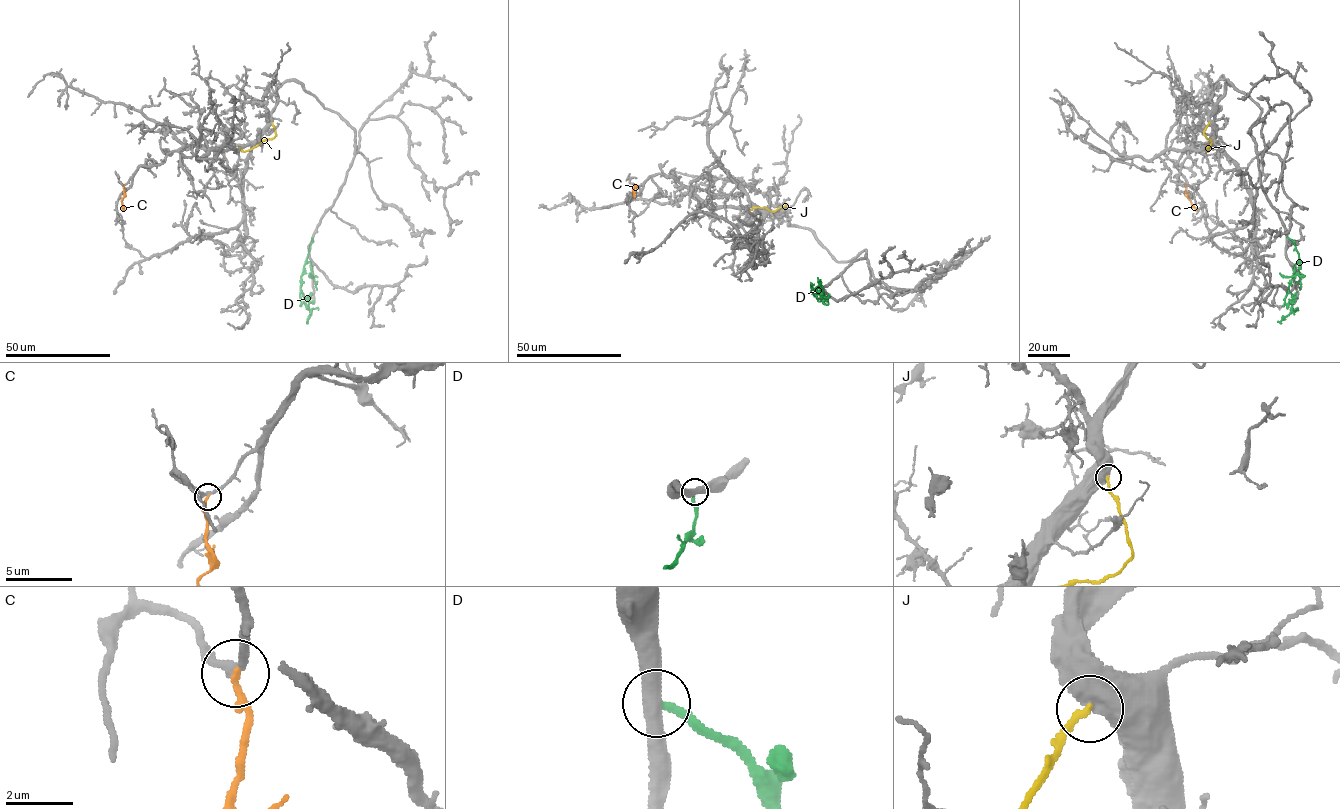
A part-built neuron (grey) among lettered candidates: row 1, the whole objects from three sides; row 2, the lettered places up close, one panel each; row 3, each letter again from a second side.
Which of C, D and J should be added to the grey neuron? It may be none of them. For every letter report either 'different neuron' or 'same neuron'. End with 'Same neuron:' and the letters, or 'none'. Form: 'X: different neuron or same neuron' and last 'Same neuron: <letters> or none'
C: different neuron
D: different neuron
J: different neuron
Same neuron: none

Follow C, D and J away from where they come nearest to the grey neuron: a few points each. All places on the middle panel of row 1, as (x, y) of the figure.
C: (635, 185), (632, 190), (635, 197)
D: (823, 286), (817, 299), (811, 289), (817, 294), (822, 291), (817, 277)
J: (783, 209), (787, 204), (773, 211), (764, 207), (749, 210)

